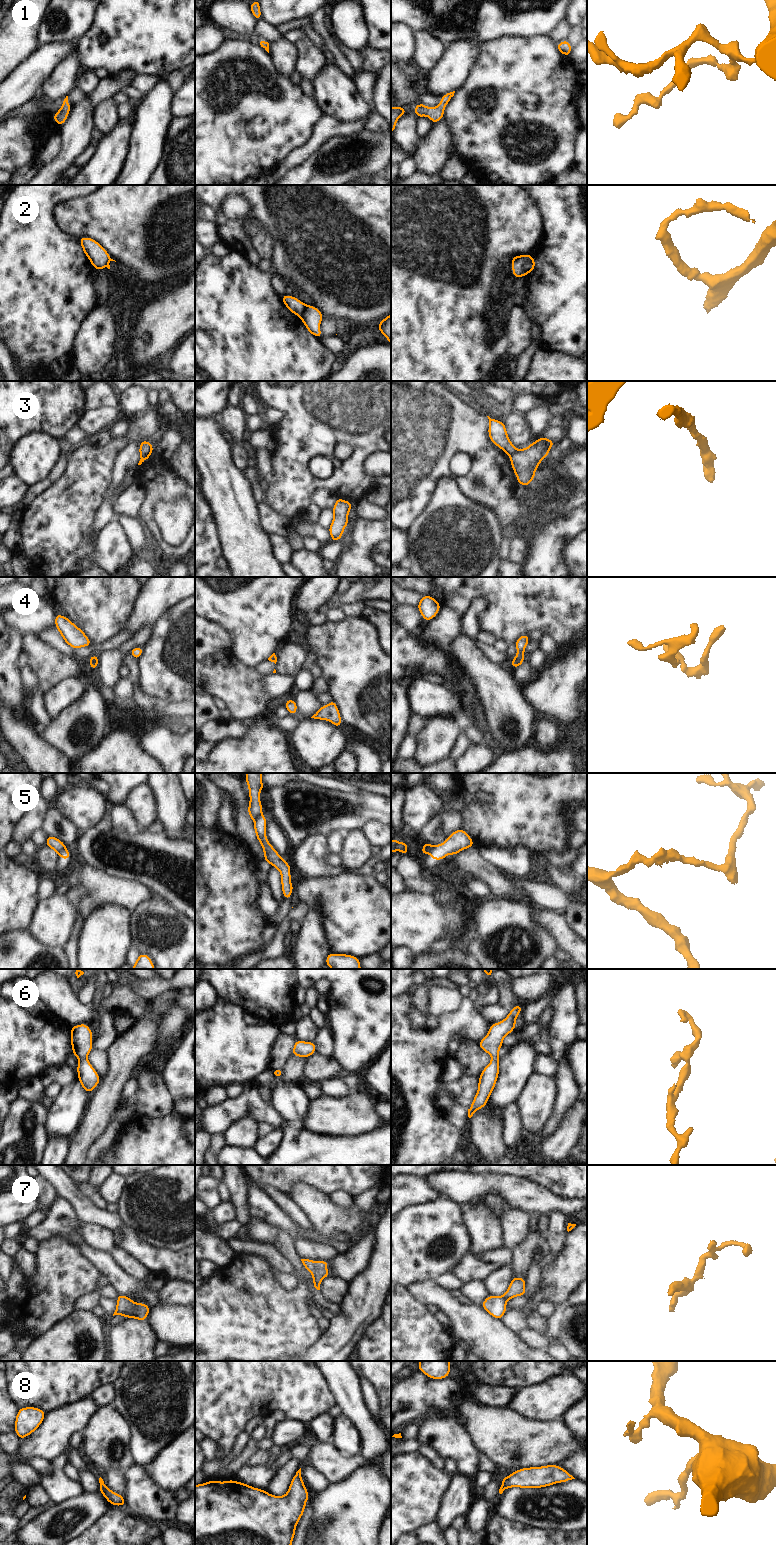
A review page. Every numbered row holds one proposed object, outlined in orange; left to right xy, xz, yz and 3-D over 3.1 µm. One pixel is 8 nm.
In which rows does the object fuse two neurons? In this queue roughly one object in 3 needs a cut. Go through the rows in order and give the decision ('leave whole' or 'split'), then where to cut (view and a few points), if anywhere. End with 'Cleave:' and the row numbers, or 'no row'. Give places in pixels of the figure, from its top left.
1: leave whole | no cut
2: split | xz (306, 305), (300, 317)
3: split | yz (517, 449), (510, 457)
4: leave whole | no cut
5: split | xz (261, 813), (253, 819)
6: leave whole | no cut
7: leave whole | no cut
8: leave whole | no cut
Cleave: 2, 3, 5

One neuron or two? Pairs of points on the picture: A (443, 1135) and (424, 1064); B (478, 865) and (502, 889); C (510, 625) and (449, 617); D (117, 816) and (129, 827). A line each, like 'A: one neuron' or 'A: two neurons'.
A: one neuron
B: one neuron
C: two neurons
D: one neuron

